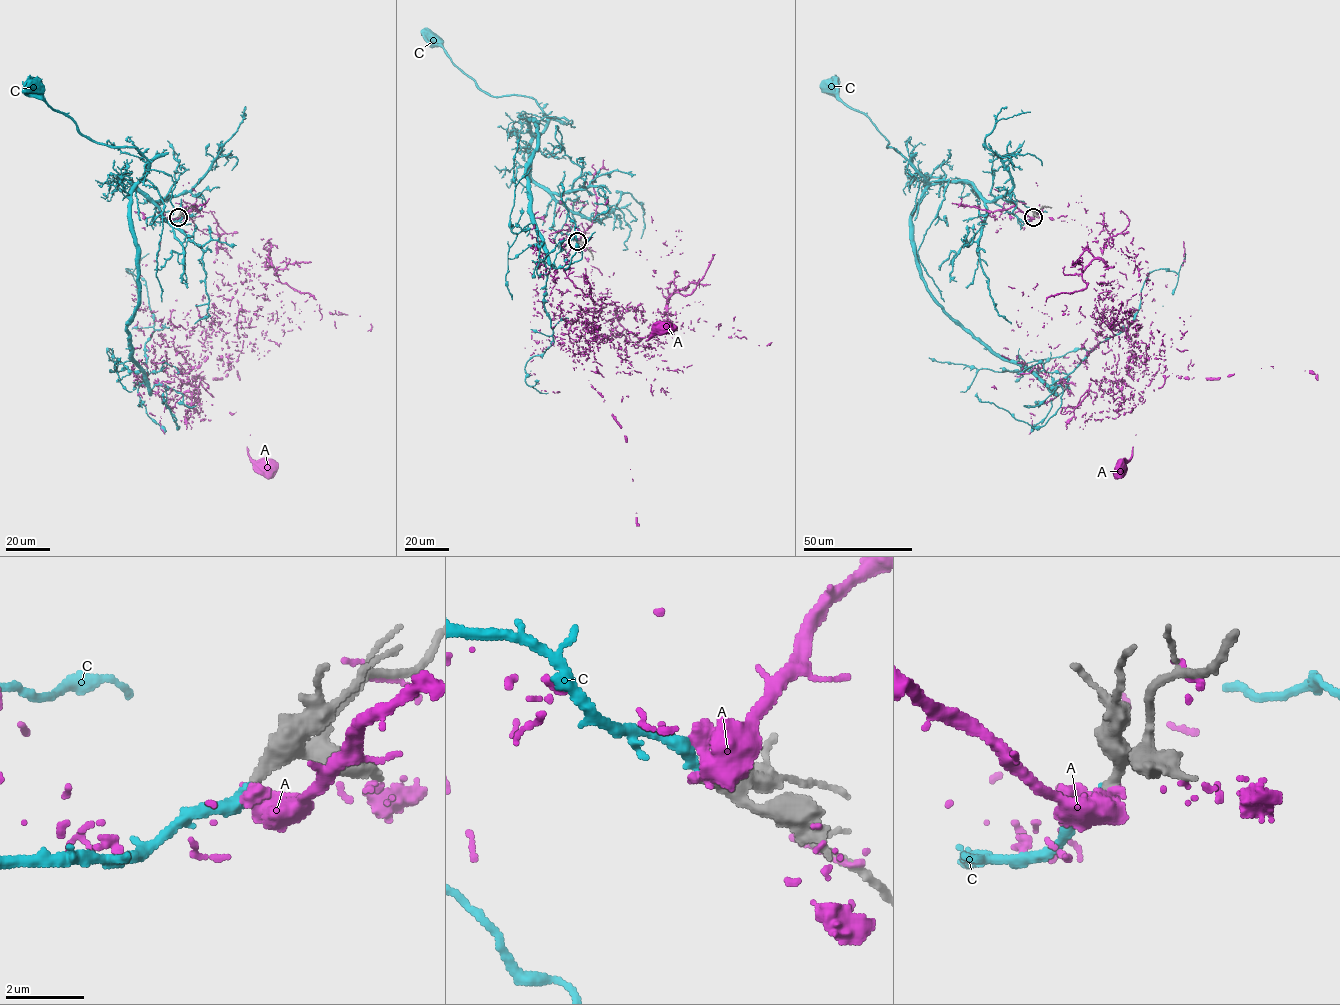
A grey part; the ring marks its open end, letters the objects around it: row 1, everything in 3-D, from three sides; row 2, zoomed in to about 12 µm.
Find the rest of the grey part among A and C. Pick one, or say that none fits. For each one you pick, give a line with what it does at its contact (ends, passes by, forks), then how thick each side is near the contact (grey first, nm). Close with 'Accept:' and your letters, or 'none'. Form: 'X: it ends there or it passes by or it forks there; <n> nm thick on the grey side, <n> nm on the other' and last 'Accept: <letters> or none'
C: it ends there; 320 nm thick on the grey side, 300 nm on the other
Accept: C

